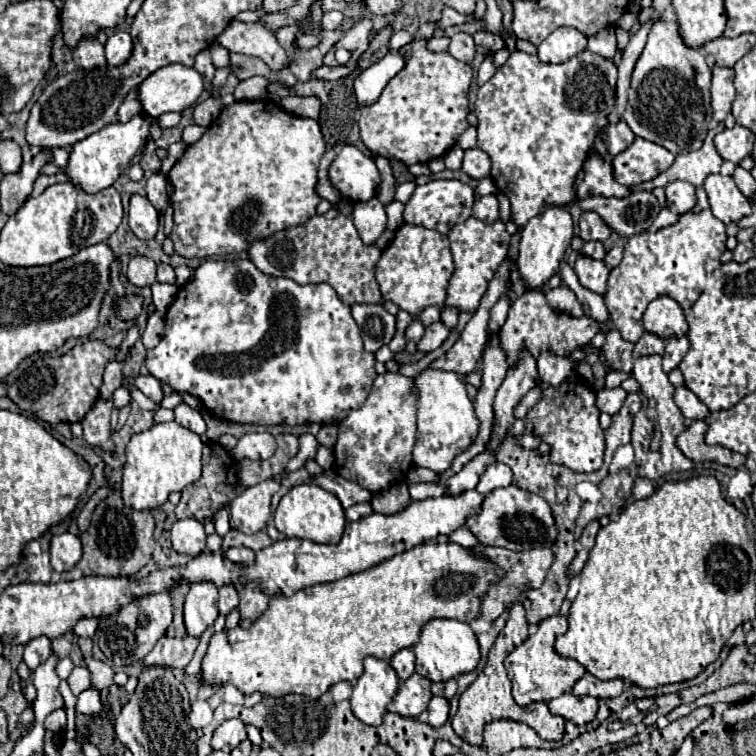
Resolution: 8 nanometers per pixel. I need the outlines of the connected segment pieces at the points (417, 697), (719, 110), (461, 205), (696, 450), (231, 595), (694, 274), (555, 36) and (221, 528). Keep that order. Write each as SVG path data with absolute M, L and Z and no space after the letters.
M412 674L408 680L404 680L392 700L392 704L388 706L390 712L396 712L400 716L408 716L408 718L416 718L420 712L426 710L428 700L432 698L430 692L432 682L420 674Z
M712 68L712 110L714 110L714 120L724 122L724 118L730 114L732 100L736 96L734 90L734 70L732 68Z
M430 180L424 186L416 186L412 198L406 202L404 220L406 224L416 224L424 228L432 228L440 234L446 234L452 224L464 222L472 216L474 190L460 180Z
M694 420L678 438L676 438L676 446L682 450L682 454L692 460L692 462L704 462L704 460L714 460L722 466L730 466L730 468L742 468L746 458L738 452L732 452L724 446L708 446L704 442L704 434L706 434L708 426L704 420Z
M224 584L220 588L220 598L218 598L218 608L222 614L228 614L238 606L238 592L232 584Z
M710 208L702 212L686 212L676 224L660 228L654 234L642 232L630 236L624 246L622 262L610 272L608 292L604 296L612 326L620 330L624 340L636 342L644 334L642 314L648 302L662 294L668 294L684 310L688 310L700 298L706 276L720 266L724 250L724 224L712 216Z
M558 28L554 30L540 46L538 46L538 58L548 64L560 64L568 58L576 56L586 48L586 36L582 32L576 32L576 28Z
M228 504L220 506L220 508L214 512L212 522L214 522L216 532L218 532L220 536L224 536L224 534L230 530L230 512L228 512Z

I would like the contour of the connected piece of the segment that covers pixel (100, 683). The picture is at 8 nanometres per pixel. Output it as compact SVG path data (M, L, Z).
M86 656L84 662L92 674L92 688L96 688L98 692L108 690L112 686L112 676L114 676L112 668L100 660L94 660L92 656Z

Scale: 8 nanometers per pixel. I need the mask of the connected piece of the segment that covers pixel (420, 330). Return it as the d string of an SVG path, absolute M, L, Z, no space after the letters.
M414 318L412 324L406 328L406 352L410 354L416 352L416 344L422 338L422 334L424 334L424 326L420 324L418 318Z

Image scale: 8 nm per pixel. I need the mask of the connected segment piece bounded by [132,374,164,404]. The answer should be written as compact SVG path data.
M138 374L138 376L132 376L132 382L134 382L134 386L140 392L144 392L156 404L160 404L160 400L164 398L164 394L162 394L162 382L156 380L154 376L142 376L142 374Z

